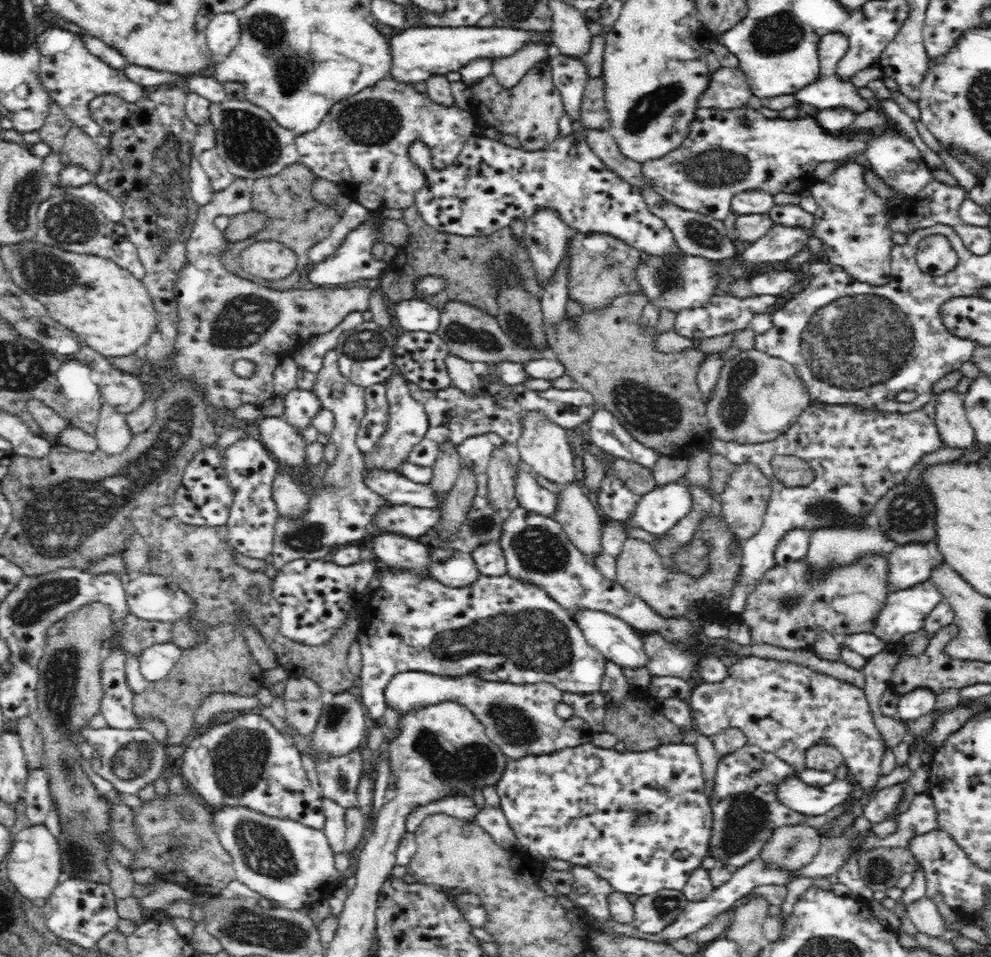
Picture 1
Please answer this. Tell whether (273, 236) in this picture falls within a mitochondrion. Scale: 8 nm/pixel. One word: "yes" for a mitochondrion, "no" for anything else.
no

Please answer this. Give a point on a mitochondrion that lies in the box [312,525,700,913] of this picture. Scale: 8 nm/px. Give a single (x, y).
(532, 638)

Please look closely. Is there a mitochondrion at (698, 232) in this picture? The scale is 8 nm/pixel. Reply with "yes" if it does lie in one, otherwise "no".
yes

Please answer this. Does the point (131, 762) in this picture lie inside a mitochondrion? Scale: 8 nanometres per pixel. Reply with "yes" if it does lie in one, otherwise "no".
yes

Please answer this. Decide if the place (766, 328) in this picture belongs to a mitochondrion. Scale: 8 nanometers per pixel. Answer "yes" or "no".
no

